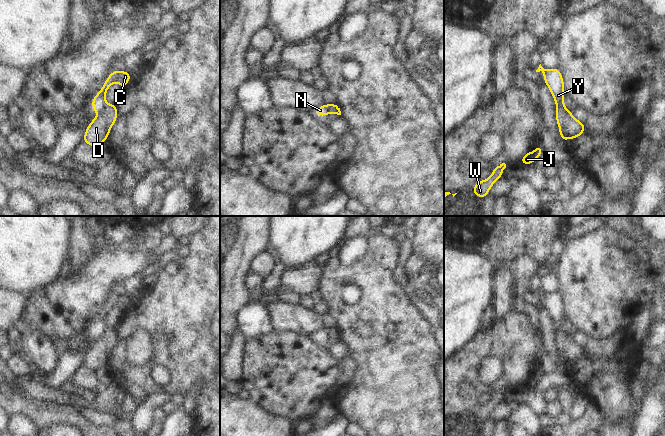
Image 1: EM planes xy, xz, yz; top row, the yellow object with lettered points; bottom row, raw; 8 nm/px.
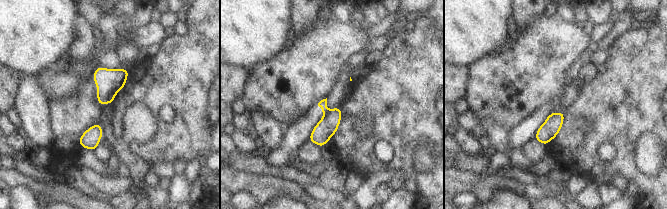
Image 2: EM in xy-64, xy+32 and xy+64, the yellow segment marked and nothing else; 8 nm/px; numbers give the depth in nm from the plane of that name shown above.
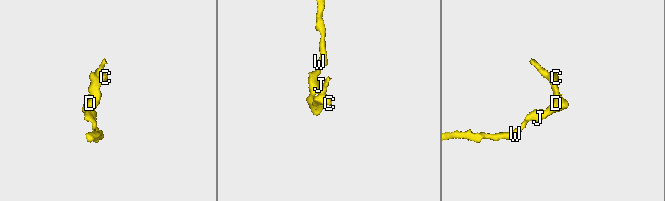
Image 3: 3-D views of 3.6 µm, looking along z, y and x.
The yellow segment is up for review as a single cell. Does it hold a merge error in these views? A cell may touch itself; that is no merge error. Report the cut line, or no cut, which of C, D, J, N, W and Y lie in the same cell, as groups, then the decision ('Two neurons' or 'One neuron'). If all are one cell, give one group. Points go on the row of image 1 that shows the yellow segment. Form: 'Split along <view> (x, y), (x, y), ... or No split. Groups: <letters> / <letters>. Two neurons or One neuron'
Split along xy (107, 104), (98, 114). Groups: C N Y / D J W. Two neurons

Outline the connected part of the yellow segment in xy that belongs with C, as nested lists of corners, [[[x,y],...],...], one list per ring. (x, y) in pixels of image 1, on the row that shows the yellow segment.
[[[114,70],[113,72],[111,72],[106,81],[104,82],[101,90],[92,99],[91,105],[94,108],[94,112],[100,114],[104,110],[105,106],[107,105],[105,96],[107,90],[113,83],[118,82],[121,88],[124,89],[125,86],[128,84],[130,78],[131,74],[127,71]]]

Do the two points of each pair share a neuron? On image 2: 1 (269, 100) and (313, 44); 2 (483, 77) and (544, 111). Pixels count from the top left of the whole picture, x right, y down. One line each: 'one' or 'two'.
1: one
2: two

